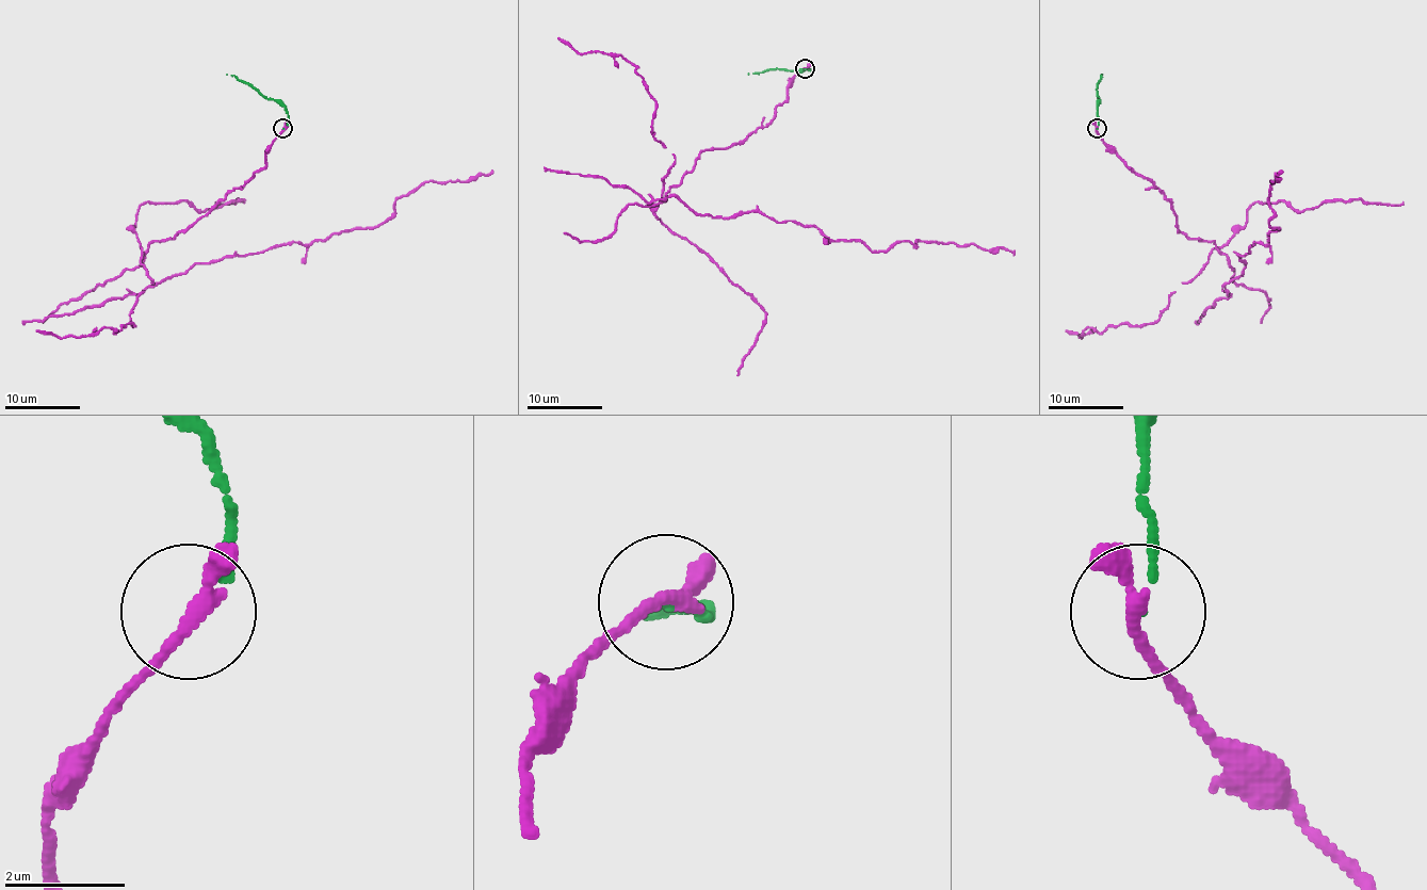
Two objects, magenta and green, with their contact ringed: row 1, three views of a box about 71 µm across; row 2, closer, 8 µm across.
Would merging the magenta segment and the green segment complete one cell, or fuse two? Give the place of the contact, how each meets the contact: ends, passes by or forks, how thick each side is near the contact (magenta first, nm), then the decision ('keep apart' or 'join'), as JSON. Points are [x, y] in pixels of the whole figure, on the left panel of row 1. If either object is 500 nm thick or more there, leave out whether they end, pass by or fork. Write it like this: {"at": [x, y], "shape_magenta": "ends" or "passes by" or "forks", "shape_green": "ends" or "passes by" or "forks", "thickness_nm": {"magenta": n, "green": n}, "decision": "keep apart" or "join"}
{"at": [282, 128], "shape_magenta": "passes by", "shape_green": "ends", "thickness_nm": {"magenta": 240, "green": 80}, "decision": "join"}

